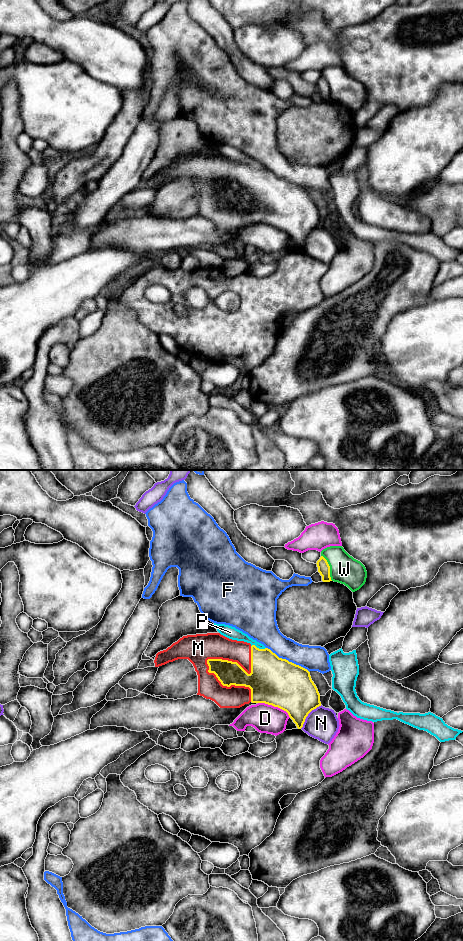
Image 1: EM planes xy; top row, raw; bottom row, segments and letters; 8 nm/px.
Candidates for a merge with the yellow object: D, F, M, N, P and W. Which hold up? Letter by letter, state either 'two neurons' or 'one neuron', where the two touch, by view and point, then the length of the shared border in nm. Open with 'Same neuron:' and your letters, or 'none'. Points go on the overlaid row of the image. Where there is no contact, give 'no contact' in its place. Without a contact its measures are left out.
Same neuron: M
D: two neurons; contact xy (275, 706); length 300 nm
F: two neurons; contact xy (287, 660); length 400 nm
M: one neuron; contact xy (229, 686); length 500 nm
N: two neurons; contact xy (307, 715); length 260 nm
P: two neurons; contact xy (258, 648); length 120 nm
W: two neurons; contact xy (329, 568); length 220 nm

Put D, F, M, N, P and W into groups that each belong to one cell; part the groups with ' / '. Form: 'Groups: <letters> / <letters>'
Groups: D / F / M / N / P / W

